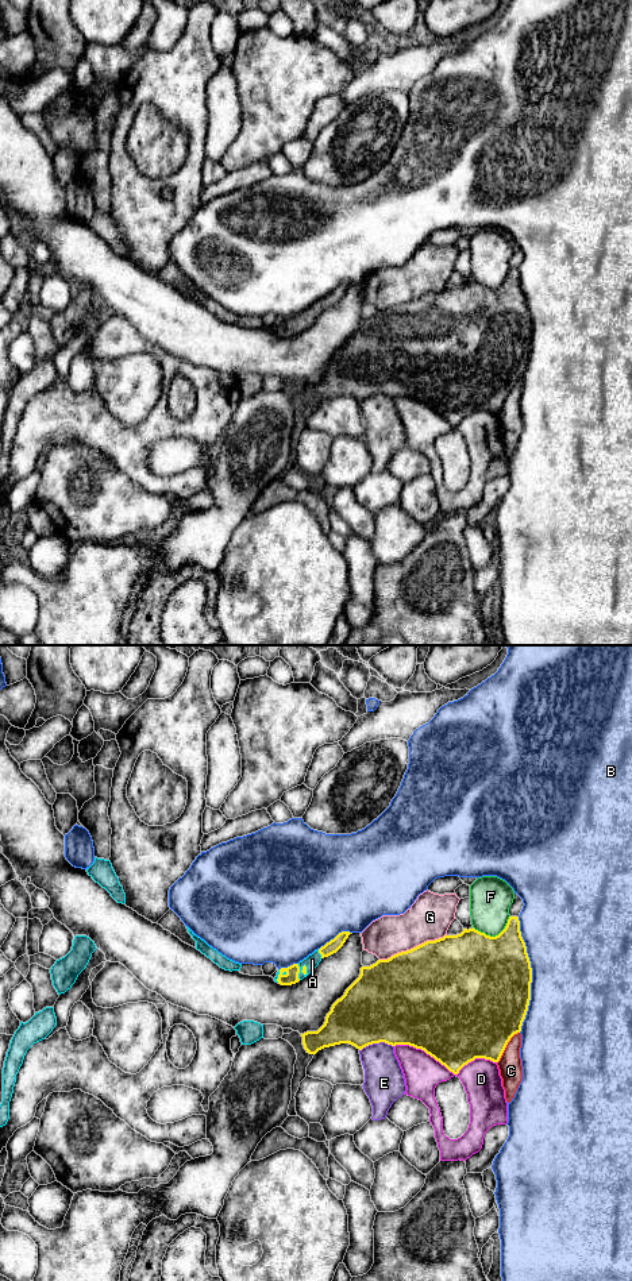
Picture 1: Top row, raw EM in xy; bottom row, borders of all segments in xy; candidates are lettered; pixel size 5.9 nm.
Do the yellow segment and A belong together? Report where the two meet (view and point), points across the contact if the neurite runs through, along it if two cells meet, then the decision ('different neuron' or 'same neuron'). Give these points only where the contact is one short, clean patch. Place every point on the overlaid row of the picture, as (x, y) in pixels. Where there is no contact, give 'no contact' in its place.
meets yellow in xy at (319, 952); runs through xy (334, 945), (319, 952), (312, 960); same neuron

